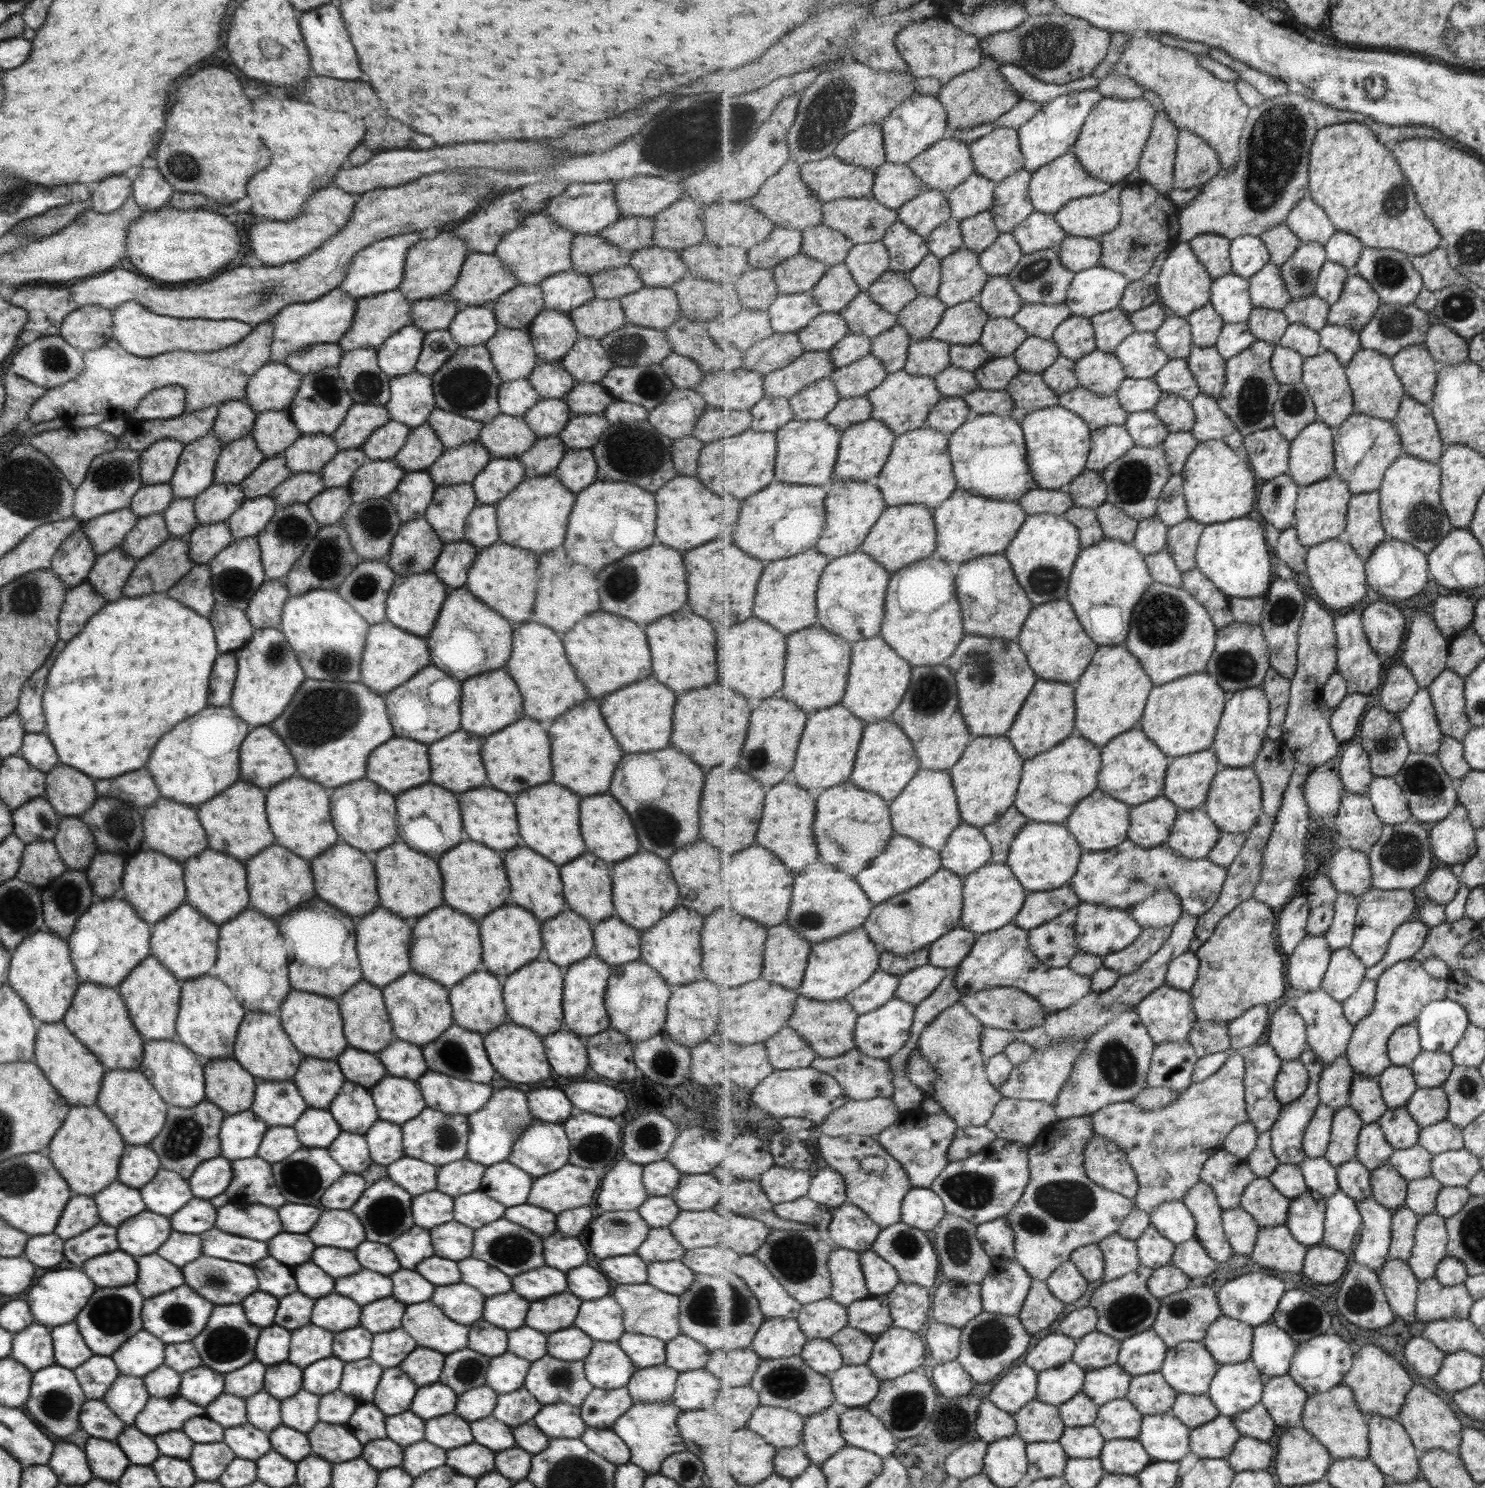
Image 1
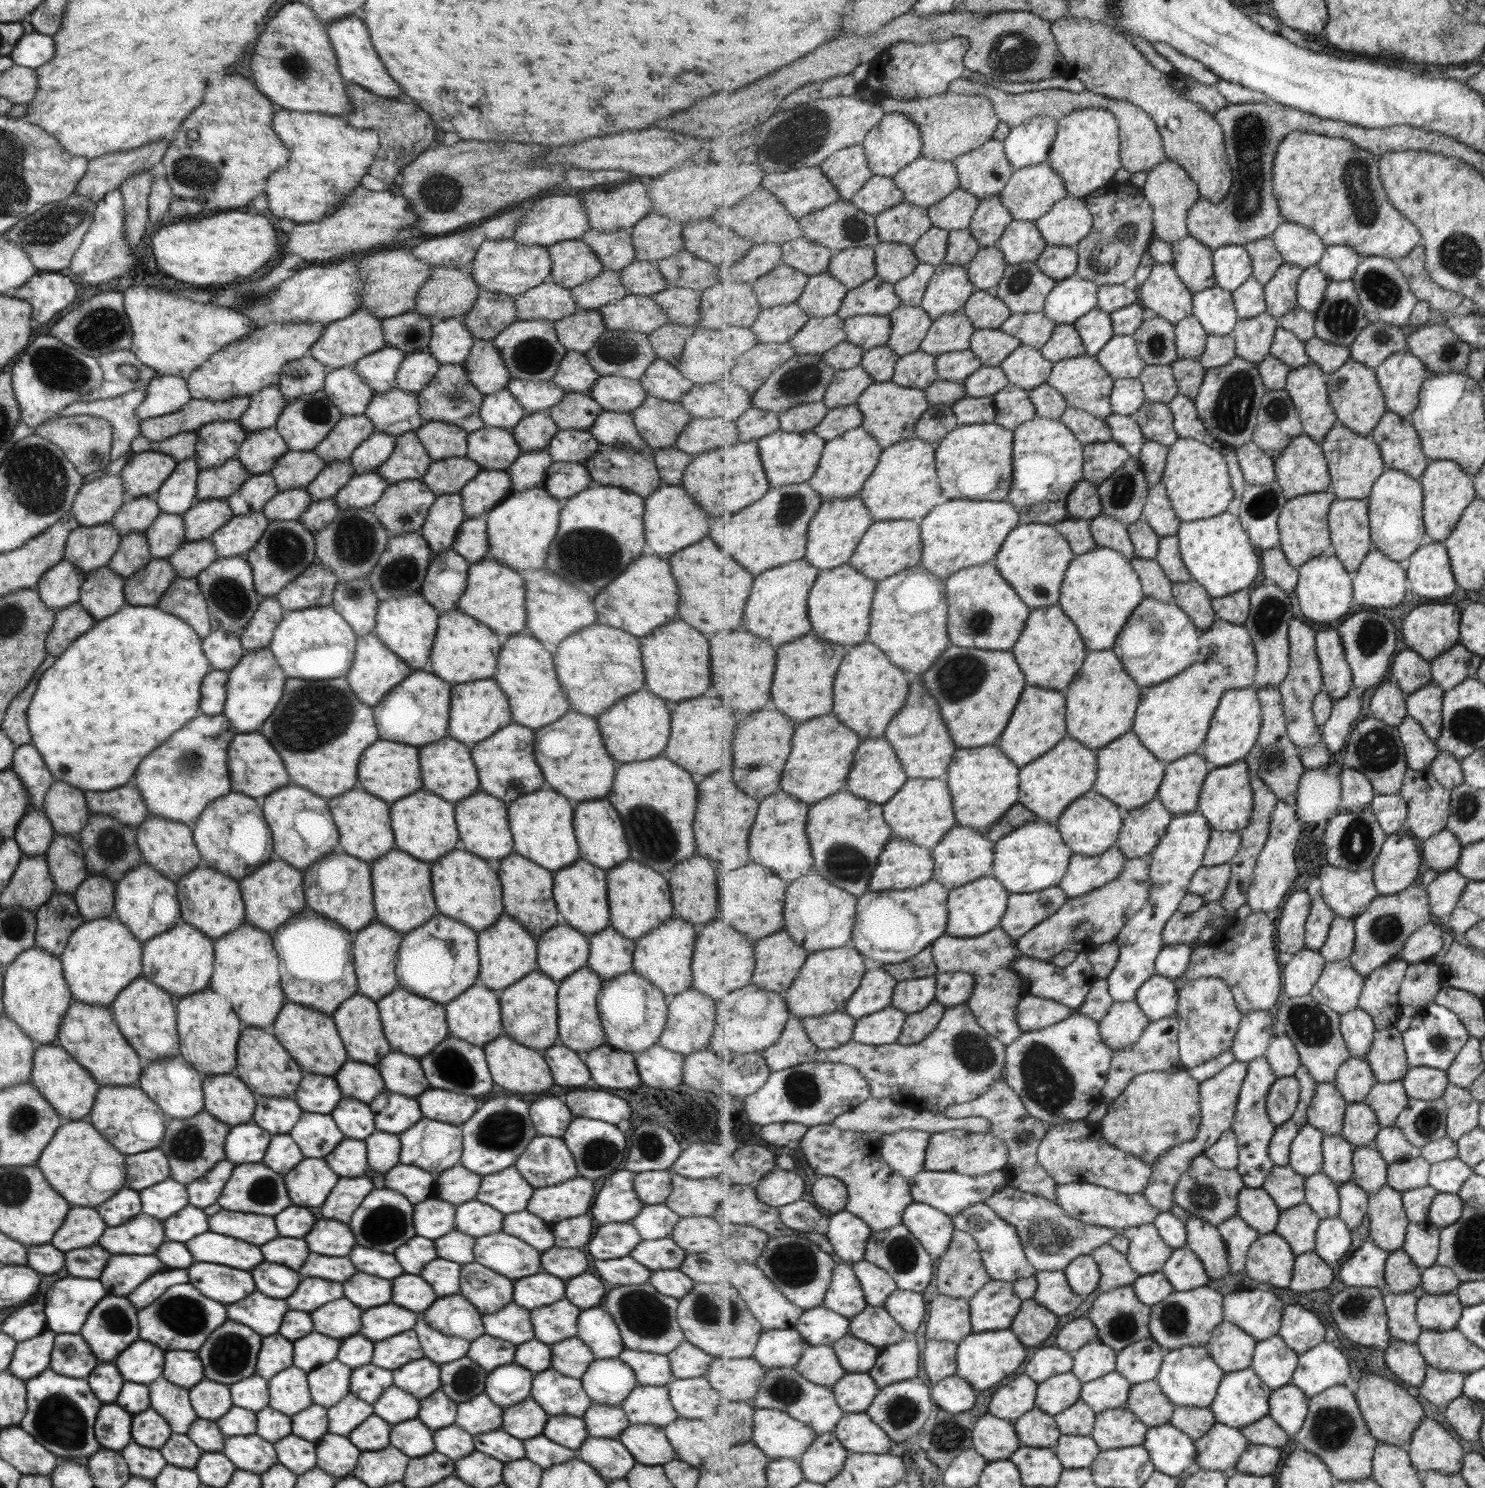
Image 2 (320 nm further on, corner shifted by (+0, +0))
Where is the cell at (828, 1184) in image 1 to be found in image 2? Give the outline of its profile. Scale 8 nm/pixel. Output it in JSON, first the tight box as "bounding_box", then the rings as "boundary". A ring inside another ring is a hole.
{"bounding_box":[812,1176,849,1216],"boundary":[[[818,1176],[812,1186],[812,1196],[819,1210],[826,1216],[846,1211],[849,1194],[846,1183],[832,1176]]]}

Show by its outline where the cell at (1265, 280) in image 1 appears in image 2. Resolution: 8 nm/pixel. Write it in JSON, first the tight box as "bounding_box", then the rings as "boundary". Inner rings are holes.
{"bounding_box":[1232,276,1267,319],"boundary":[[[1252,276],[1245,284],[1232,292],[1240,319],[1255,318],[1267,312],[1264,284]]]}

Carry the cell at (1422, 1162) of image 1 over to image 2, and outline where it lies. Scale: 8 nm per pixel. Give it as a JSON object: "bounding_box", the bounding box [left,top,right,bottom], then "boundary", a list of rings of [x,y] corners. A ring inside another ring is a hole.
{"bounding_box":[1388,1156,1431,1192],"boundary":[[[1422,1156],[1395,1162],[1388,1166],[1388,1185],[1401,1192],[1429,1186],[1431,1169]]]}

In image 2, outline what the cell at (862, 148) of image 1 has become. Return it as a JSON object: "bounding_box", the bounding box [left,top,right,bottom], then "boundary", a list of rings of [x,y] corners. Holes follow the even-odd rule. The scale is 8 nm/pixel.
{"bounding_box":[821,145,873,200],"boundary":[[[863,145],[839,150],[821,165],[823,173],[830,178],[843,200],[852,198],[867,184],[873,175]]]}

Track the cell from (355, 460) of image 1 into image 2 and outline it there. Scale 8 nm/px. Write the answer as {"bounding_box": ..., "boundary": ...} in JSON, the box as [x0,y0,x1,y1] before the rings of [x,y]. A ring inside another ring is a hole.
{"bounding_box":[305,458,355,501],"boundary":[[[348,458],[333,461],[319,471],[319,474],[306,486],[305,490],[312,501],[325,500],[334,497],[353,475],[355,475],[355,471]]]}

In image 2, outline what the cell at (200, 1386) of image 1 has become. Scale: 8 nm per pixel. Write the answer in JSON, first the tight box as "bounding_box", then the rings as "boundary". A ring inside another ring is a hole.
{"bounding_box":[188,1379,232,1421],"boundary":[[[203,1379],[188,1389],[188,1399],[197,1419],[216,1421],[232,1405],[228,1386]]]}

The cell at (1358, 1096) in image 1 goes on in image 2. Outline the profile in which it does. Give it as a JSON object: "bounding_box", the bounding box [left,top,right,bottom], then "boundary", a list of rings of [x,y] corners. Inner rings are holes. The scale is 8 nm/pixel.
{"bounding_box":[1343,1103,1382,1147],"boundary":[[[1351,1103],[1345,1113],[1343,1137],[1356,1147],[1374,1144],[1382,1130],[1375,1111],[1364,1103]]]}

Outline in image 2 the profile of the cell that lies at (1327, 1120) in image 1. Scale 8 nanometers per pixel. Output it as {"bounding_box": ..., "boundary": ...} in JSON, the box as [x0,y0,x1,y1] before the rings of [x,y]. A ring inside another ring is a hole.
{"bounding_box":[1290,1124,1325,1178],"boundary":[[[1307,1124],[1296,1137],[1291,1147],[1290,1166],[1295,1172],[1309,1178],[1323,1172],[1324,1154],[1322,1144],[1325,1133]]]}

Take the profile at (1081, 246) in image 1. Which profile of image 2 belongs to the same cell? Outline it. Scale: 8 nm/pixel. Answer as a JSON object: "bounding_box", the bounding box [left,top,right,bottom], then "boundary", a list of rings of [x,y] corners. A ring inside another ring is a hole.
{"bounding_box":[1036,245,1079,281],"boundary":[[[1049,245],[1039,255],[1036,263],[1047,276],[1062,281],[1075,276],[1079,261],[1079,254],[1074,247]]]}

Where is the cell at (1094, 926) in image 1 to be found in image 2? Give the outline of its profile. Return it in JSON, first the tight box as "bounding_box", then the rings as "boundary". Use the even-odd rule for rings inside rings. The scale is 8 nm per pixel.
{"bounding_box":[1106,810,1212,1001],"boundary":[[[1200,810],[1185,815],[1175,815],[1167,834],[1149,855],[1149,860],[1151,860],[1150,897],[1145,906],[1127,921],[1116,938],[1115,944],[1119,950],[1117,964],[1106,978],[1110,983],[1110,993],[1115,1001],[1135,1001],[1139,988],[1146,983],[1146,980],[1157,974],[1156,960],[1166,945],[1163,931],[1171,917],[1179,911],[1182,900],[1189,893],[1192,878],[1204,865],[1204,857],[1210,845],[1212,832],[1210,822]]]}

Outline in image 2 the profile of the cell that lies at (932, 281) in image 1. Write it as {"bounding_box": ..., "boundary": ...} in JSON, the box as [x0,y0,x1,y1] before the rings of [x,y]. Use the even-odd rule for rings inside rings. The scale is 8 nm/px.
{"bounding_box":[894,263,936,307],"boundary":[[[919,263],[913,274],[894,284],[894,289],[901,298],[901,307],[922,306],[924,294],[936,269],[935,265]]]}

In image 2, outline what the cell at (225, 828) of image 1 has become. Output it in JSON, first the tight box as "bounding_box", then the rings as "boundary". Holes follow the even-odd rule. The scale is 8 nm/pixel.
{"bounding_box":[191,792,274,880],"boundary":[[[229,792],[225,796],[212,800],[191,826],[193,845],[195,845],[200,854],[202,864],[225,876],[240,880],[272,860],[274,857],[272,836],[261,812],[262,810],[259,806],[253,802],[253,798],[237,792]]]}

